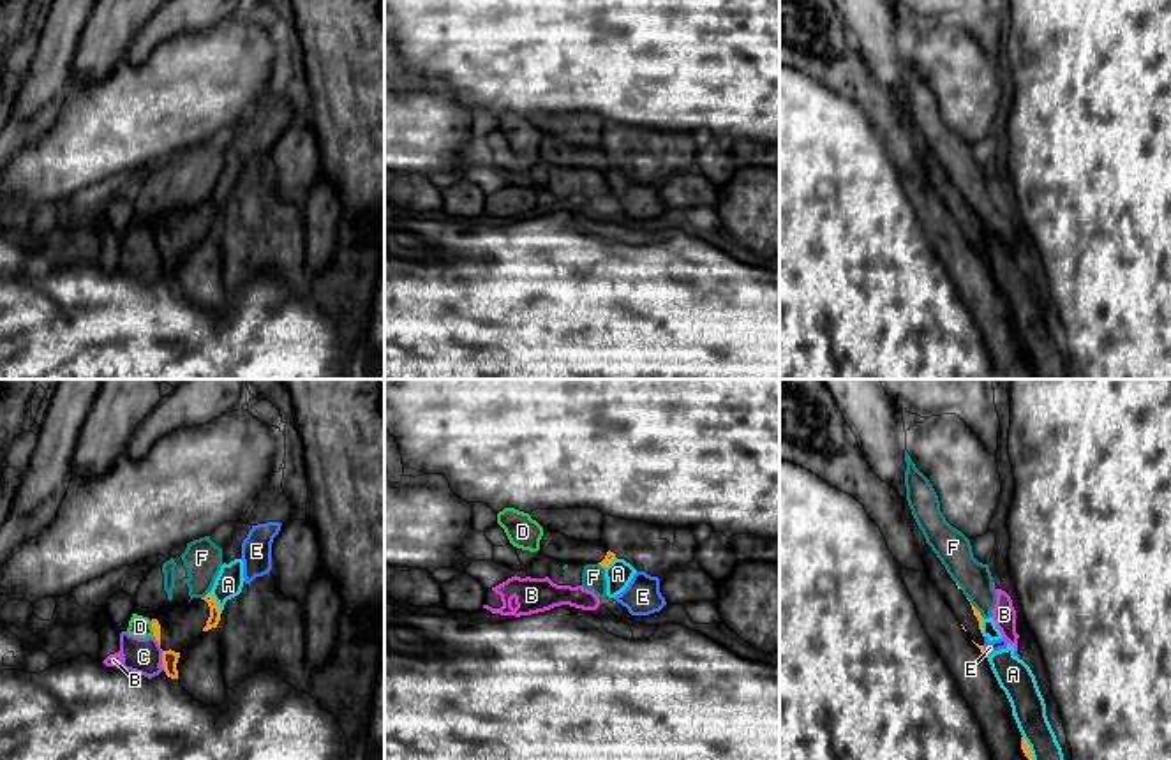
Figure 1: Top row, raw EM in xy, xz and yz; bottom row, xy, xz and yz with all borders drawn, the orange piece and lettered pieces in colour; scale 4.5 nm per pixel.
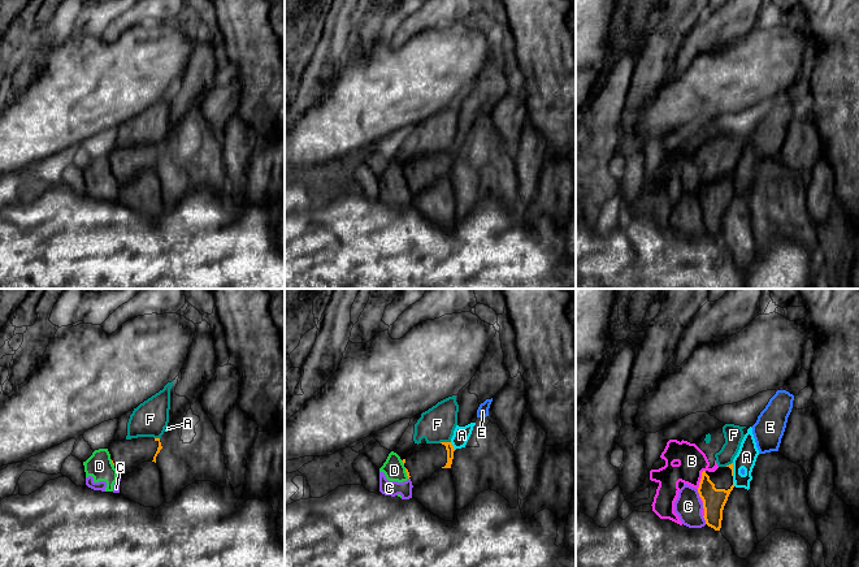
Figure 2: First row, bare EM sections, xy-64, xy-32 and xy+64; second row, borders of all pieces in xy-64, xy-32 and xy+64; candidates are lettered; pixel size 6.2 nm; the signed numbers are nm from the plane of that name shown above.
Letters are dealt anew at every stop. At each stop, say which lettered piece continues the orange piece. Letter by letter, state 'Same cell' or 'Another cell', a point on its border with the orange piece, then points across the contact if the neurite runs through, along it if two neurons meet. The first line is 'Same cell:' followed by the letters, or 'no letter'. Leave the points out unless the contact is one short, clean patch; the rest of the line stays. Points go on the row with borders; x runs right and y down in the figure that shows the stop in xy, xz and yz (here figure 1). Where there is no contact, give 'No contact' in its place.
Same cell: no letter
A: Another cell. Touches orange at xy (216, 603)
B: Another cell. Touches orange at xy (164, 665)
C: Another cell. Touches orange at xy (163, 656)
D: Another cell. Touches orange at xy (154, 630). Boundary: xy (150, 623), (154, 635)
E: Another cell. Touches orange at yz (983, 651). Boundary: yz (983, 646), (988, 656)
F: Another cell. Touches orange at xy (207, 595). Boundary: xy (208, 591), (201, 598)

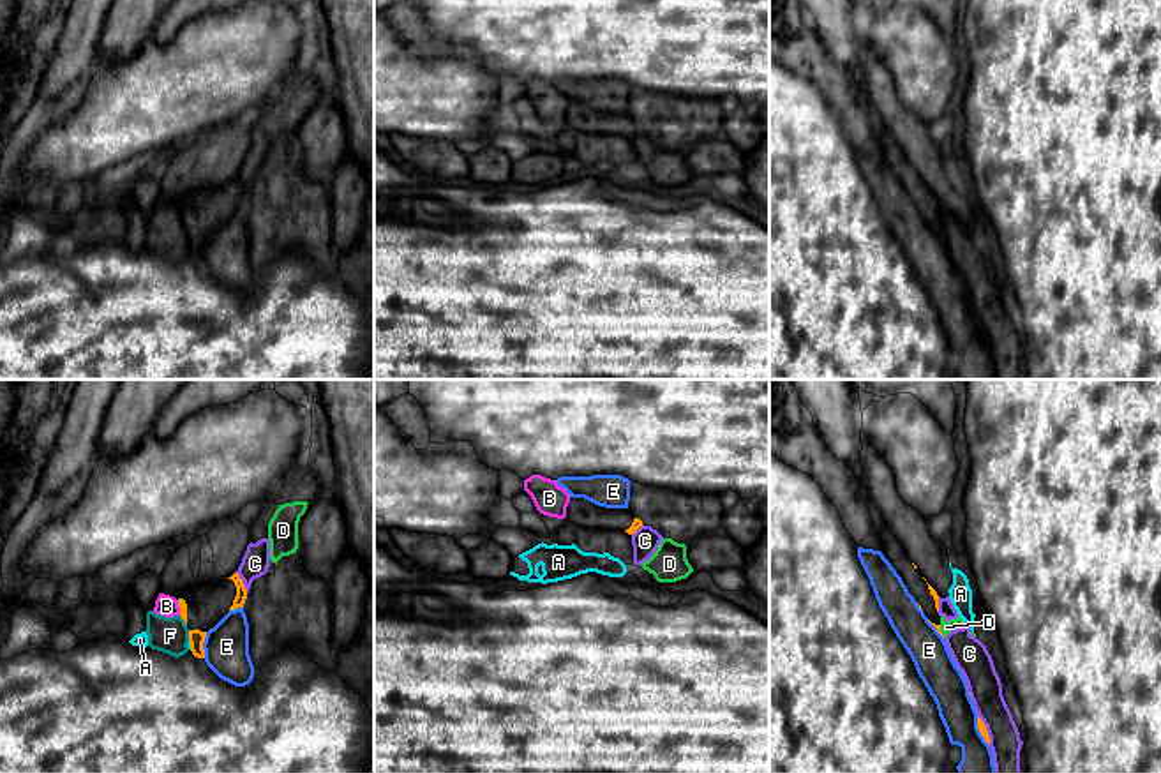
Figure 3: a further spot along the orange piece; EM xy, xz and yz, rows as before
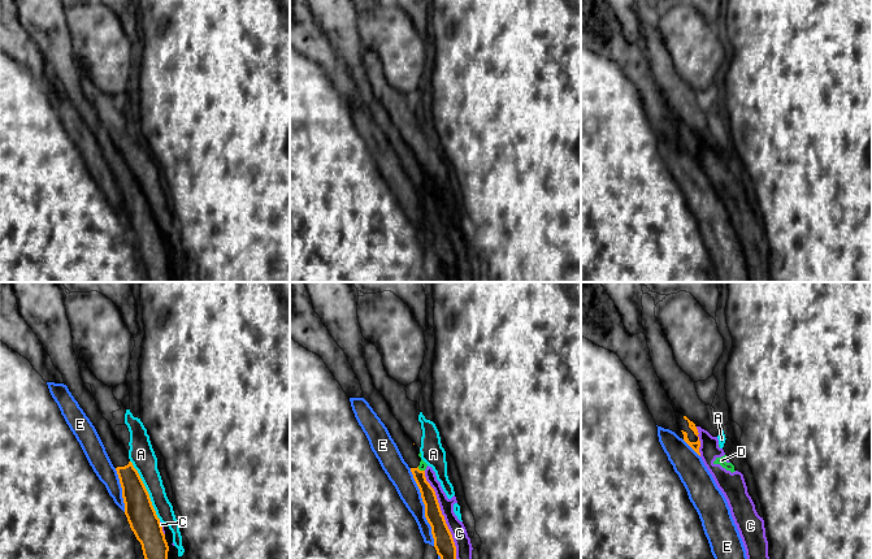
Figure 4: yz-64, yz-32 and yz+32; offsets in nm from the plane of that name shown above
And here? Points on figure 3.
Same cell: no letter
A: Another cell. Touches orange at xy (191, 645)
B: Another cell. Touches orange at xy (180, 609). Boundary: xy (177, 602), (180, 615)
C: Another cell. Touches orange at xy (242, 583)
D: Another cell. Touches orange at yz (939, 630). Boundary: yz (939, 625), (944, 636)
E: Another cell. Touches orange at xy (202, 645)
F: Another cell. Touches orange at xy (189, 636)

